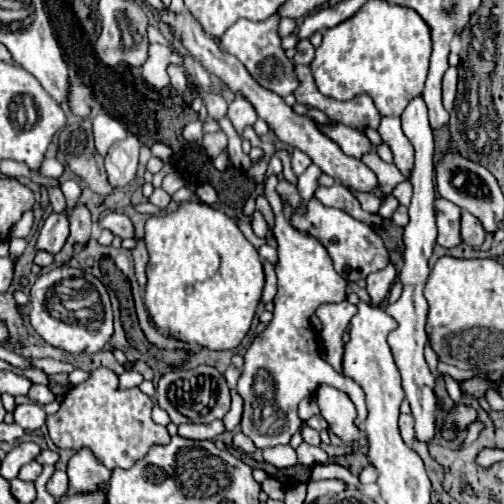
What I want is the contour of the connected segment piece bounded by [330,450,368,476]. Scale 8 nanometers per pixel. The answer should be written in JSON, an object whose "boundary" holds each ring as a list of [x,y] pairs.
{"boundary":[[[360,450],[350,452],[350,454],[346,454],[346,456],[340,456],[340,458],[332,458],[330,462],[348,468],[348,470],[350,470],[352,474],[356,474],[356,476],[368,466],[368,460],[366,460],[366,456],[364,456]]]}

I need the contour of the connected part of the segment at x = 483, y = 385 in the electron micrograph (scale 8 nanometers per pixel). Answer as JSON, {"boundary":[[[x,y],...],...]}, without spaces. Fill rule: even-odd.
{"boundary":[[[472,378],[472,380],[466,380],[466,382],[460,382],[460,388],[462,388],[464,392],[472,394],[474,398],[482,398],[488,386],[496,388],[496,386],[494,386],[492,382],[488,382],[486,378]]]}

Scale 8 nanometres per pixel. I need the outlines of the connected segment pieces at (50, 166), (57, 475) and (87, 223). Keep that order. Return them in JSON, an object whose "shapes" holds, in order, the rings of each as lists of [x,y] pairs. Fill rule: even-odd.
{"shapes":[[[[52,158],[52,160],[44,160],[44,164],[42,164],[42,174],[44,176],[52,176],[52,178],[60,178],[62,176],[62,172],[64,172],[66,168],[64,168],[64,164],[62,162],[58,162],[56,158]]],[[[56,470],[56,472],[52,474],[52,478],[48,480],[46,488],[48,488],[48,492],[50,492],[56,500],[60,500],[62,496],[66,496],[66,492],[68,492],[68,476],[66,476],[66,472]]],[[[78,204],[72,212],[70,212],[70,236],[74,240],[74,244],[78,248],[84,248],[90,240],[90,228],[92,228],[92,220],[90,220],[90,212],[86,206]]]]}

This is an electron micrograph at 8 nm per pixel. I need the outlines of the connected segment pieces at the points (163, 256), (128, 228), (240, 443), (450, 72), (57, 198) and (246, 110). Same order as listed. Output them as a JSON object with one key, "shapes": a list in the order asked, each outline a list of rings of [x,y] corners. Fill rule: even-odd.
{"shapes":[[[[184,202],[172,214],[148,218],[144,242],[150,254],[144,304],[158,330],[164,336],[174,336],[190,344],[202,344],[212,350],[236,348],[250,330],[264,288],[264,270],[256,248],[244,238],[234,220],[208,204]]],[[[110,212],[100,220],[100,228],[108,228],[110,232],[122,236],[122,238],[134,238],[134,224],[126,214]]],[[[238,432],[238,434],[234,436],[234,448],[242,450],[242,452],[246,452],[246,454],[250,454],[250,452],[256,450],[256,448],[254,448],[254,442],[252,442],[248,436],[244,436],[242,432]]],[[[450,66],[442,79],[442,100],[446,110],[452,110],[457,93],[458,69]]],[[[48,186],[48,198],[50,198],[50,204],[56,212],[62,212],[64,210],[64,196],[62,196],[62,190],[60,188],[54,188],[54,186]]],[[[236,94],[234,102],[232,102],[230,108],[228,108],[228,118],[232,120],[236,132],[242,134],[242,130],[244,130],[246,126],[252,126],[252,124],[258,120],[258,114],[256,114],[254,106],[252,106],[242,94]]]]}

